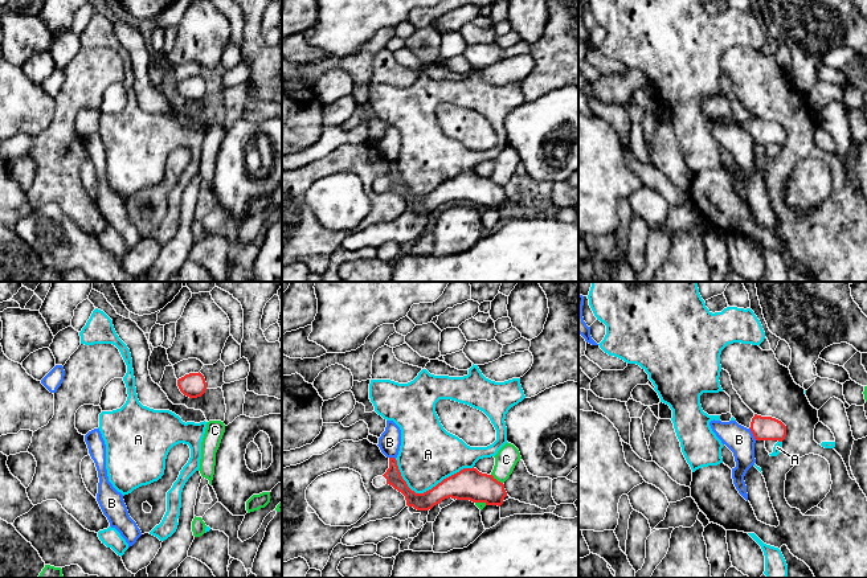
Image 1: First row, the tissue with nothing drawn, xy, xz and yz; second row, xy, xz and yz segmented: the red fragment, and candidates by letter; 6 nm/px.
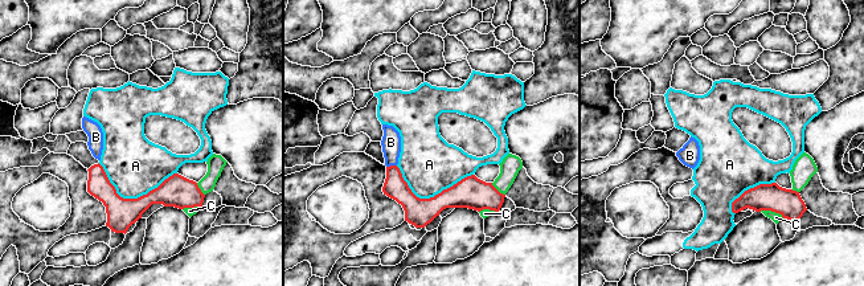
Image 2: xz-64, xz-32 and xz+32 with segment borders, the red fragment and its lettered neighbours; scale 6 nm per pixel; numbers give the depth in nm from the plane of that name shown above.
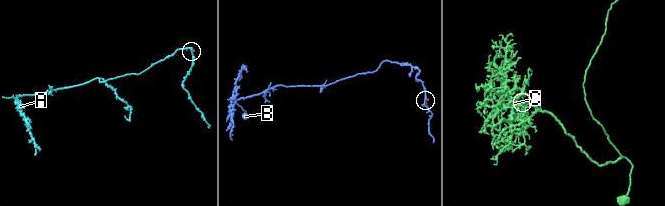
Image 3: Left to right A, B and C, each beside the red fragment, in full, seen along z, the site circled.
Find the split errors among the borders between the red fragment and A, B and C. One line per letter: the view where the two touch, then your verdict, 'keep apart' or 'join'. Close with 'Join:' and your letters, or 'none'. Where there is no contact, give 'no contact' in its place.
A: meets red in xz; keep apart
B: meets red in yz; keep apart
C: meets red in xz; keep apart
Join: none

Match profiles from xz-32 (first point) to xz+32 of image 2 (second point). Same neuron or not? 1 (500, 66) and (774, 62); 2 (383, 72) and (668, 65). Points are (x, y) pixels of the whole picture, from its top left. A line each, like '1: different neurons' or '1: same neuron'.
1: same neuron
2: different neurons

